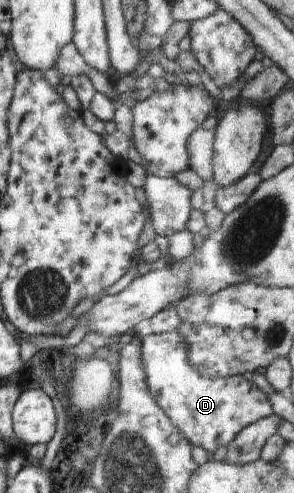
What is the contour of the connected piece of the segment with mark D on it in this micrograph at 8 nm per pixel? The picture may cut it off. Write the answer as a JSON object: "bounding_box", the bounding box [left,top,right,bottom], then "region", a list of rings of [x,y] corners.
{"bounding_box":[141,330,273,452],"region":[[[178,330],[165,334],[151,333],[141,338],[141,362],[143,362],[143,370],[145,370],[147,392],[151,394],[153,400],[157,402],[157,406],[165,412],[165,416],[179,428],[179,432],[191,442],[192,446],[201,446],[207,452],[215,452],[219,446],[227,447],[229,442],[246,426],[273,414],[271,402],[267,395],[259,390],[255,381],[249,381],[242,375],[205,378],[199,374],[197,368],[193,368],[189,364],[187,352],[189,352],[189,346]]]}

